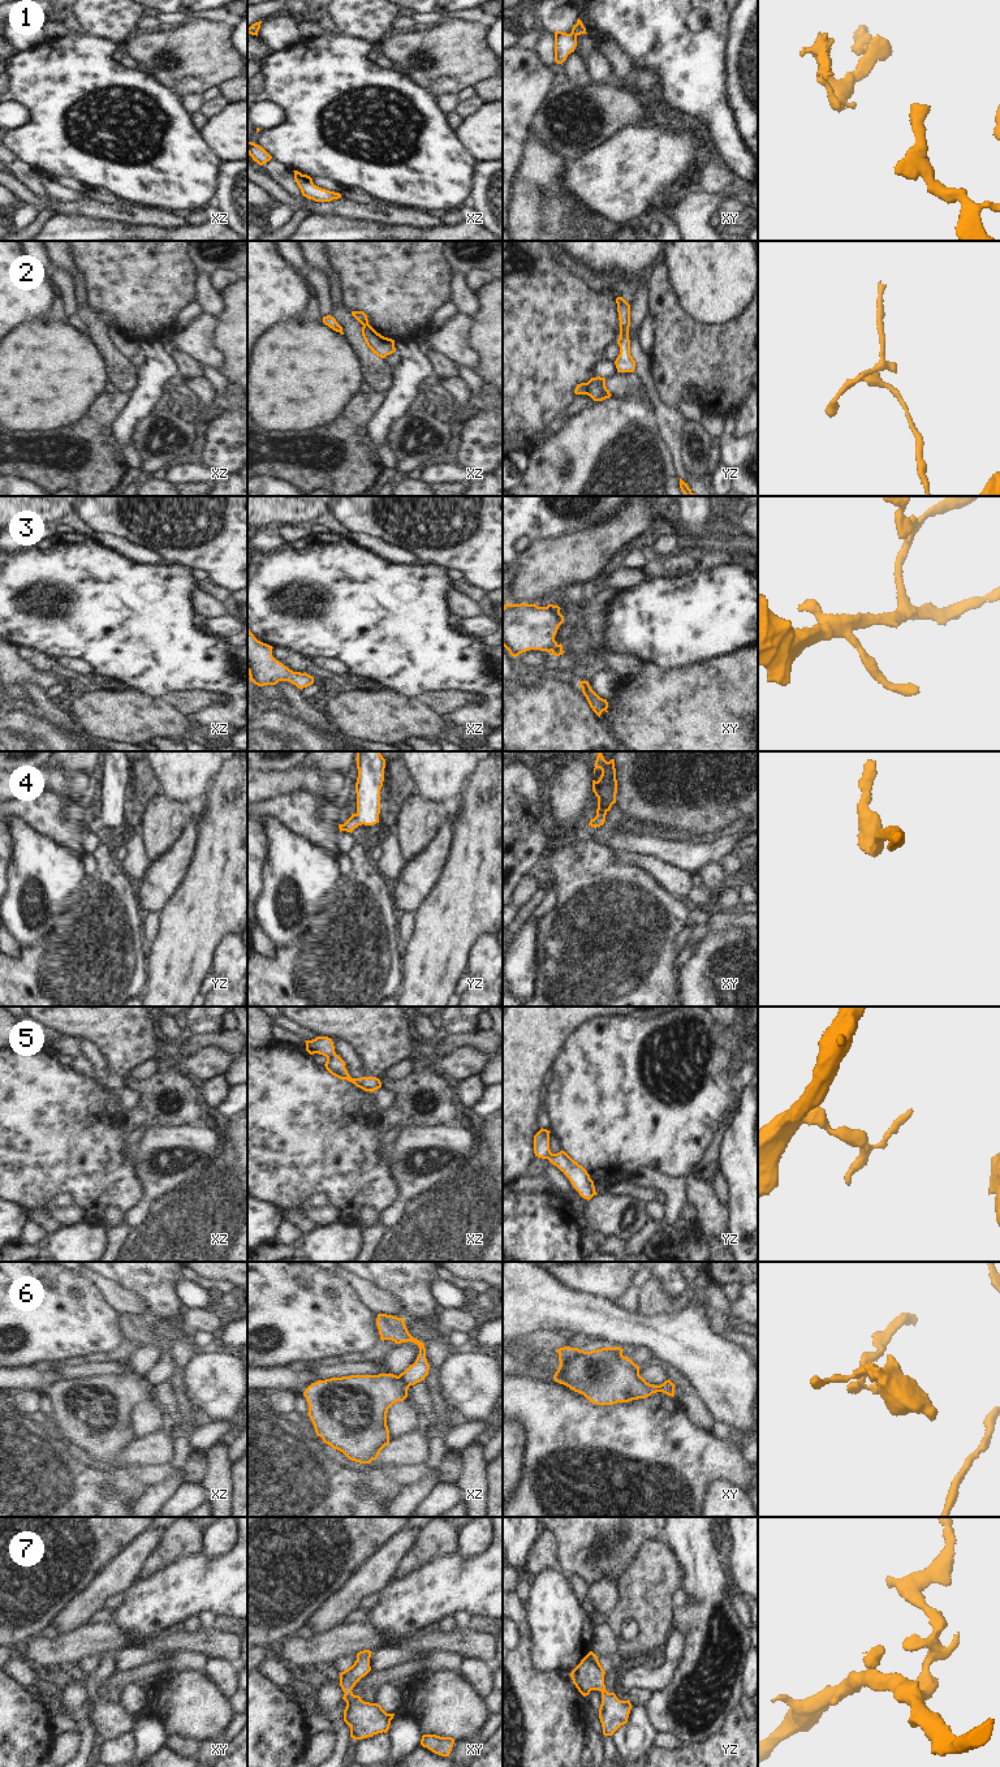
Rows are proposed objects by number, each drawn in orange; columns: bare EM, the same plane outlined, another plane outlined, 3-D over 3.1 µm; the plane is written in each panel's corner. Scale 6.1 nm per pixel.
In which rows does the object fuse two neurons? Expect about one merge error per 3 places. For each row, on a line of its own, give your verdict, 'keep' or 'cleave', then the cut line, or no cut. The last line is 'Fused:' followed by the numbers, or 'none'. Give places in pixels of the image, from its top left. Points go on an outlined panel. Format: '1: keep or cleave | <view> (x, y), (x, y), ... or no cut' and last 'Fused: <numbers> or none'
1: keep | no cut
2: cleave | yz (585, 383), (586, 393)
3: keep | no cut
4: keep | no cut
5: keep | no cut
6: cleave | xz (399, 1375), (409, 1386)
7: keep | no cut
Fused: 2, 6

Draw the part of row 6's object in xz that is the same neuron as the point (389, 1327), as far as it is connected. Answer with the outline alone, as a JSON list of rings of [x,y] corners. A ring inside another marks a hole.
[[[378,1314],[376,1326],[379,1329],[380,1340],[392,1340],[395,1344],[411,1341],[418,1345],[419,1354],[413,1365],[410,1365],[398,1376],[406,1385],[414,1385],[428,1375],[430,1365],[426,1358],[424,1344],[414,1339],[404,1322],[404,1318],[397,1318],[387,1314]]]

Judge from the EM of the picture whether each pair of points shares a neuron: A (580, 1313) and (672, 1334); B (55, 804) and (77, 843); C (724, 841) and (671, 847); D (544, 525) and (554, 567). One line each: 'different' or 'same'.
A: same
B: same
C: same
D: different

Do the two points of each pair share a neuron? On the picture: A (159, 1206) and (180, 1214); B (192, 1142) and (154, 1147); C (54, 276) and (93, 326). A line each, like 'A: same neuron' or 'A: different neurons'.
A: same neuron
B: same neuron
C: different neurons

